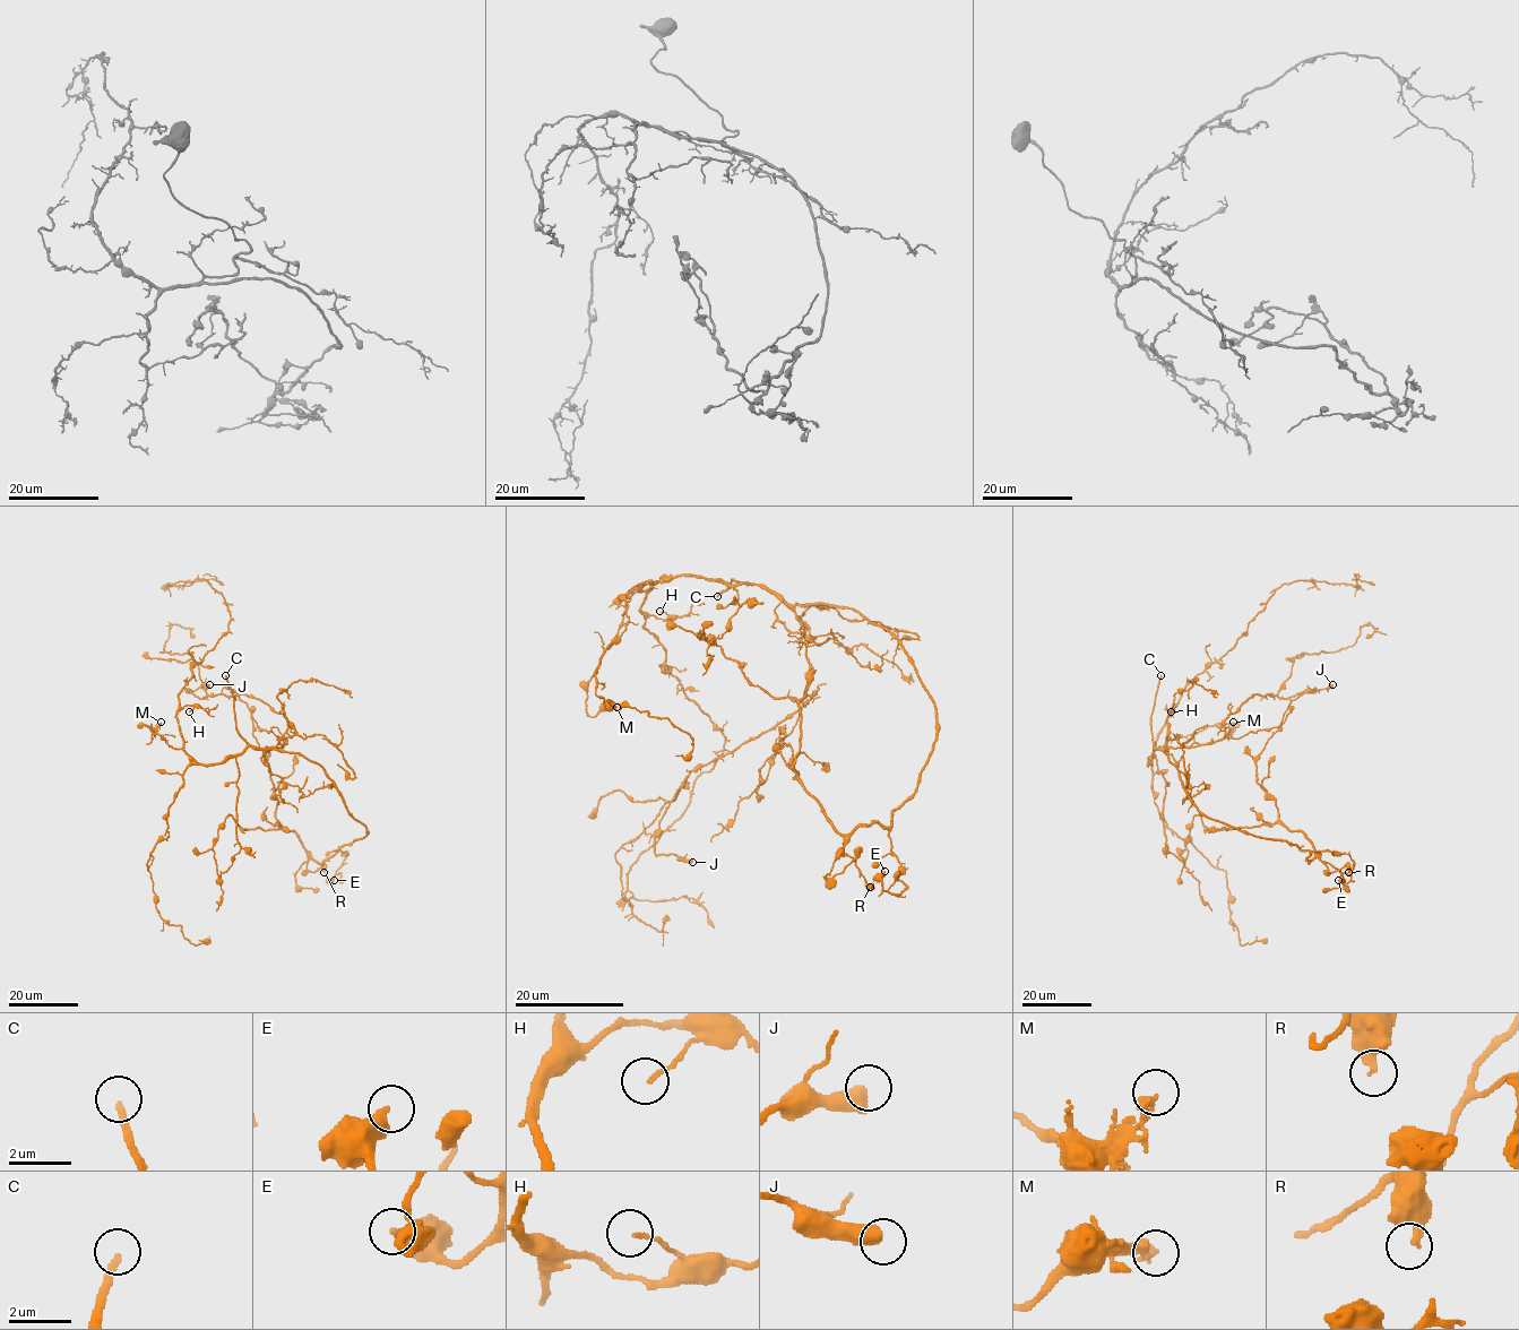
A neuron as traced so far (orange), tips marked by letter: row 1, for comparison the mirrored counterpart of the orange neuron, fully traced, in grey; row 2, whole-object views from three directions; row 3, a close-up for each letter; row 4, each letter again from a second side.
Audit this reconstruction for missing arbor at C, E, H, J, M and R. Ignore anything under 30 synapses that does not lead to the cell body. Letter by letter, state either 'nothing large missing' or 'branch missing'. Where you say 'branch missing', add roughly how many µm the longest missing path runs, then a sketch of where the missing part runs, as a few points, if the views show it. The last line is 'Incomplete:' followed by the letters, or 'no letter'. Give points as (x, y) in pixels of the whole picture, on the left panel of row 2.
C: branch missing | 70 µm | (225, 675), (207, 622), (204, 595), (191, 573), (191, 558), (180, 549)
E: nothing large missing
H: nothing large missing
J: nothing large missing
M: nothing large missing
R: nothing large missing
Incomplete: C

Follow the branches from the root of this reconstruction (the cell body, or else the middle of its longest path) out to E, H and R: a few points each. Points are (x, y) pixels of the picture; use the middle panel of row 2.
E: (829, 605), (883, 628), (935, 710), (917, 788), (890, 814), (900, 895), (883, 890), (885, 871)
H: (829, 605), (783, 604), (758, 585), (678, 575), (664, 577), (644, 598), (644, 612), (665, 619), (659, 611)
R: (829, 605), (883, 628), (935, 710), (917, 788), (889, 827), (860, 826), (844, 846), (870, 887)

